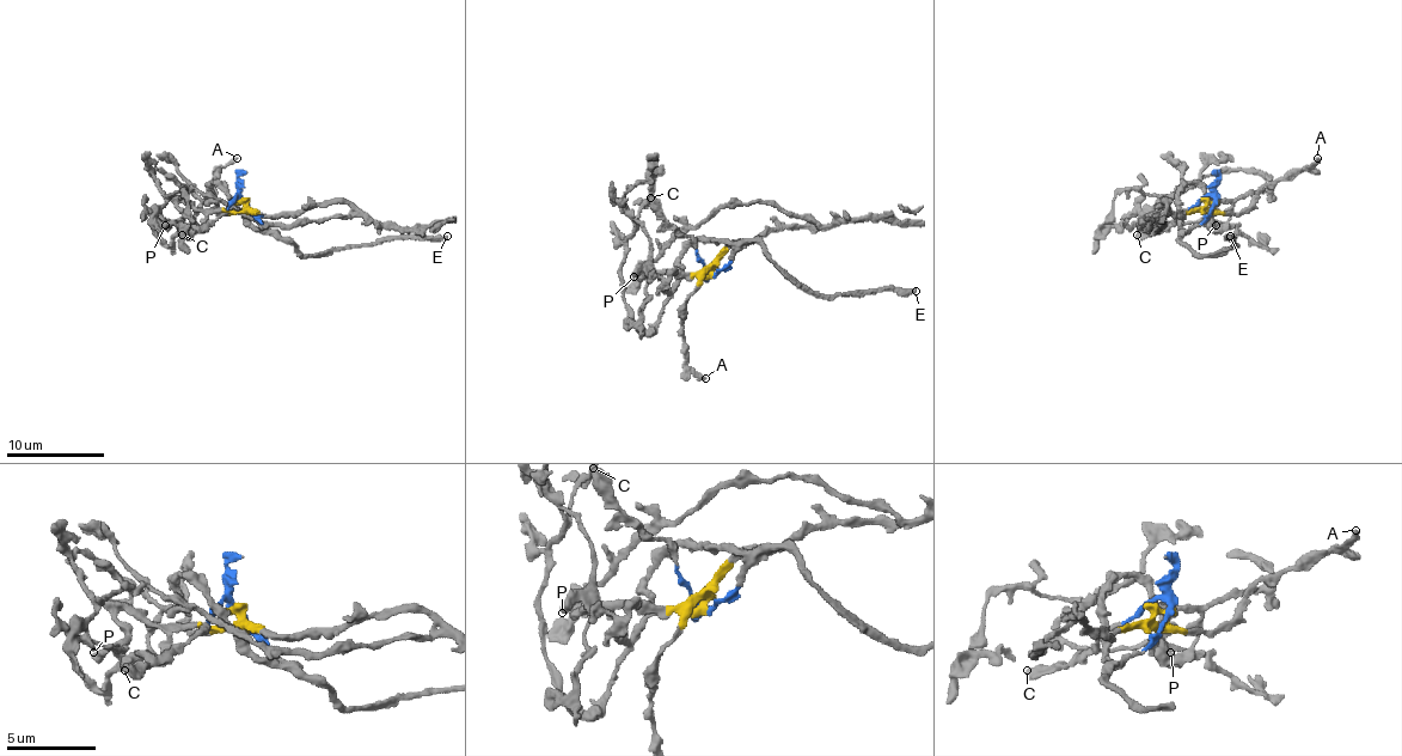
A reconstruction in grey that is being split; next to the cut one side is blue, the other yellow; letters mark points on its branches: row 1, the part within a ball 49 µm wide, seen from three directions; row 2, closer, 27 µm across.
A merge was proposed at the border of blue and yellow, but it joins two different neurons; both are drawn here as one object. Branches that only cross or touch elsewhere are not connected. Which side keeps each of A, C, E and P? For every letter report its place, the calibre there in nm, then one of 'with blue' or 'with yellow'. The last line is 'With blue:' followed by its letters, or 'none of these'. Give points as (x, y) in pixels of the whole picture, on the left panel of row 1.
A: (237, 158) | 280 nm | with yellow
C: (182, 235) | 480 nm | with blue
E: (447, 236) | 400 nm | with blue
P: (165, 225) | 420 nm | with yellow
With blue: C, E

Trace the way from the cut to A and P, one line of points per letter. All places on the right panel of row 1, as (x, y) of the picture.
A: (1213, 201), (1206, 206), (1208, 211), (1236, 213), (1265, 187), (1302, 171), (1316, 157)
P: (1213, 201), (1206, 206), (1208, 211), (1211, 206), (1208, 223), (1216, 225)

